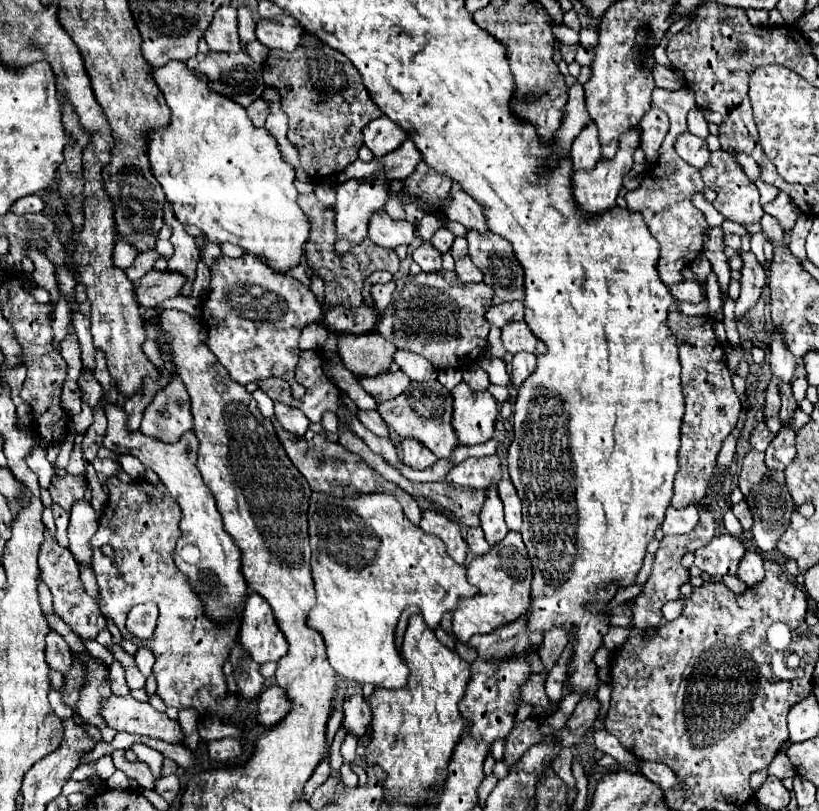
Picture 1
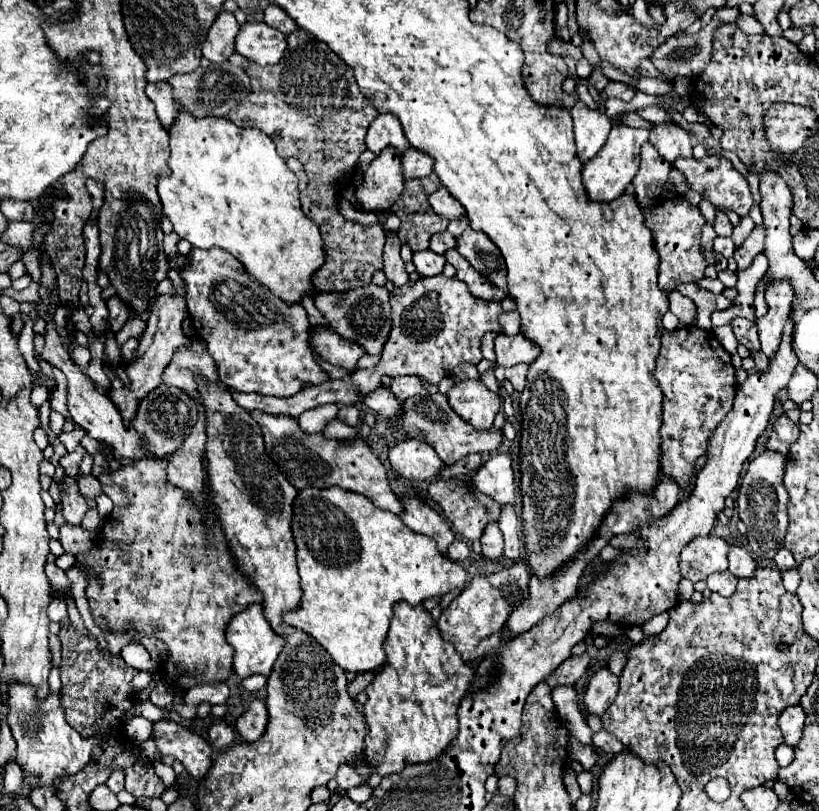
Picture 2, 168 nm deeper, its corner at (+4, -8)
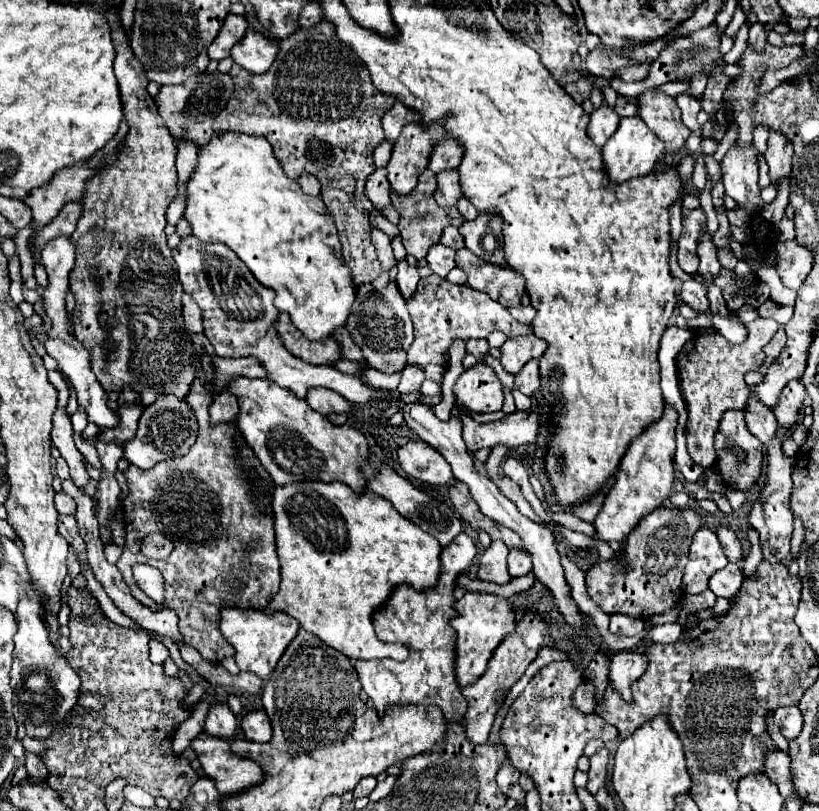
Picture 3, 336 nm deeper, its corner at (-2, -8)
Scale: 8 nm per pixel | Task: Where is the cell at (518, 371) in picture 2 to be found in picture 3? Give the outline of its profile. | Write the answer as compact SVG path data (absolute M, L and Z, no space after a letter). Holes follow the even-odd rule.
M538 359L528 361L520 373L516 375L516 389L522 391L524 395L532 397L540 387L540 373L538 373Z

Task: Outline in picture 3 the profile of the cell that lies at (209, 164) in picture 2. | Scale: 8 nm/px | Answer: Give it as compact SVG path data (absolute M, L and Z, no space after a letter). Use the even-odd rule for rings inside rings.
M224 133L222 137L212 137L208 145L200 147L198 149L198 167L196 171L192 173L192 179L188 181L186 185L188 189L188 203L186 203L186 213L184 217L190 221L192 225L192 235L198 237L200 241L208 241L208 243L224 243L228 245L246 265L248 269L254 273L254 277L262 283L262 285L268 285L268 289L274 289L276 297L274 297L274 305L276 309L282 309L290 315L290 321L312 341L316 339L326 339L326 337L334 337L336 329L338 327L344 327L346 321L348 321L348 315L350 315L350 307L354 303L354 297L356 297L356 285L354 285L354 279L352 279L352 273L350 269L344 265L344 259L342 259L342 253L340 253L340 241L338 241L338 233L336 233L336 225L334 225L334 219L332 215L328 213L324 201L320 197L310 197L306 195L300 185L296 181L292 181L284 171L282 167L278 165L278 159L274 157L272 153L272 147L266 139L262 137L252 137L252 135L238 135L238 133Z

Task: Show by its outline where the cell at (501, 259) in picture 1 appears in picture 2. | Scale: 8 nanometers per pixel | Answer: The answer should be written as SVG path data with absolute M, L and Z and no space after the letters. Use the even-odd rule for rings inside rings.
M466 227L466 231L462 233L462 237L456 241L456 249L460 251L460 255L464 255L468 259L468 263L484 277L488 277L488 281L502 289L504 293L508 293L506 289L506 265L502 259L500 249L488 239L486 233L482 231L474 231L472 227Z

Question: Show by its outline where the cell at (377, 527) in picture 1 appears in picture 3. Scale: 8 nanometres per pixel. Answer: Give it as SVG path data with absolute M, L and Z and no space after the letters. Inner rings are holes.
M302 481L302 483L294 483L294 485L284 485L284 487L276 487L272 493L272 509L274 509L274 517L276 517L276 551L280 557L280 589L278 593L270 595L268 605L266 605L266 613L274 613L274 611L282 611L294 619L298 619L300 627L304 627L306 631L314 633L320 641L324 641L328 647L344 653L350 661L358 661L358 659L382 659L382 657L392 657L397 661L403 661L408 657L408 648L402 644L387 644L380 641L374 633L374 625L372 625L372 613L384 603L388 601L392 589L400 583L410 583L414 589L422 591L428 587L434 587L440 575L440 543L430 535L424 533L416 523L404 519L392 505L390 501L386 501L384 497L376 495L372 489L368 489L368 493L354 493L348 485L332 481L332 483L324 483L324 481Z

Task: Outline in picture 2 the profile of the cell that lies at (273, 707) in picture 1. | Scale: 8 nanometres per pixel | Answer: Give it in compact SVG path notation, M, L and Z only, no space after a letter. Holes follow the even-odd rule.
M256 699L250 703L248 711L236 721L236 729L242 739L256 741L266 731L266 723L268 723L268 709L266 709L264 701Z

